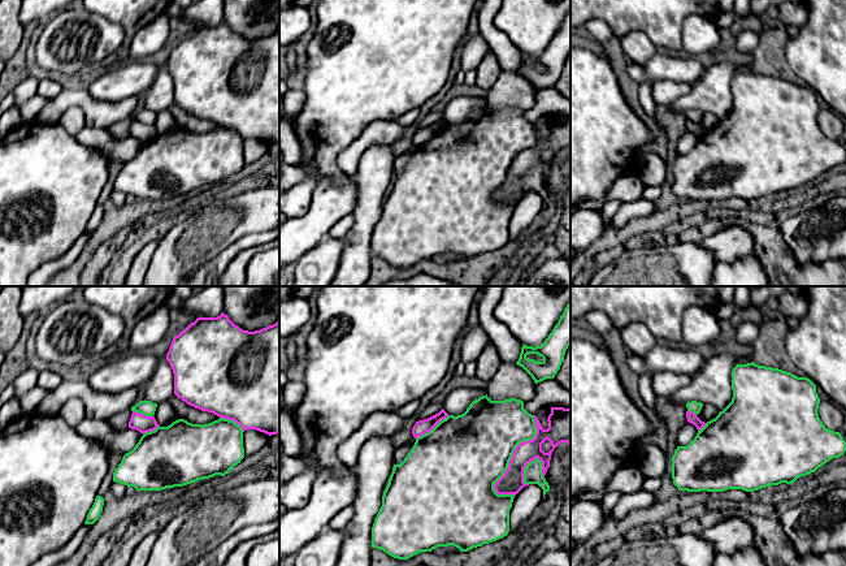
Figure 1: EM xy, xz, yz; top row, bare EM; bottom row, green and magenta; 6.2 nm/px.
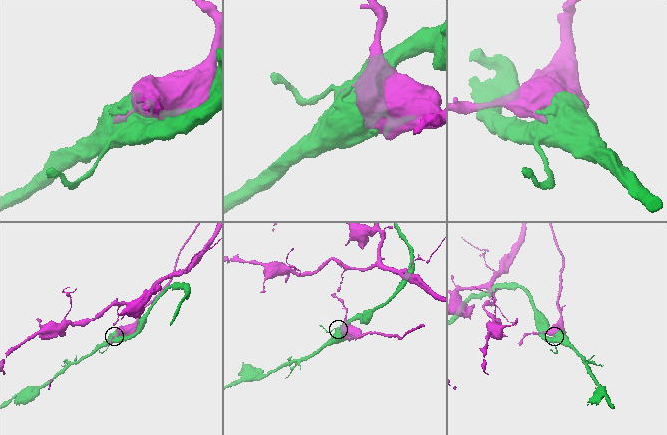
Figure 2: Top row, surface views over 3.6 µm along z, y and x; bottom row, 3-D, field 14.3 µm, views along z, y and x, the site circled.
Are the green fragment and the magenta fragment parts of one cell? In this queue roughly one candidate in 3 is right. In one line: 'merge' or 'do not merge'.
do not merge

